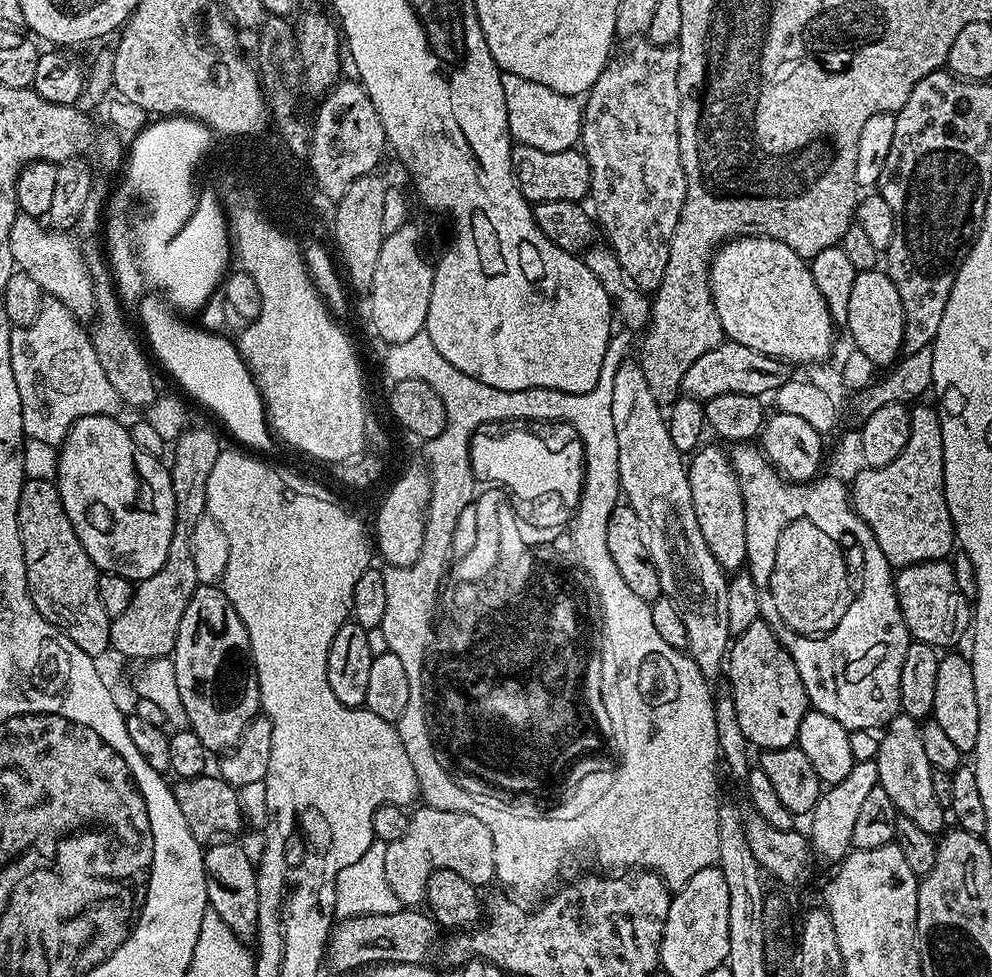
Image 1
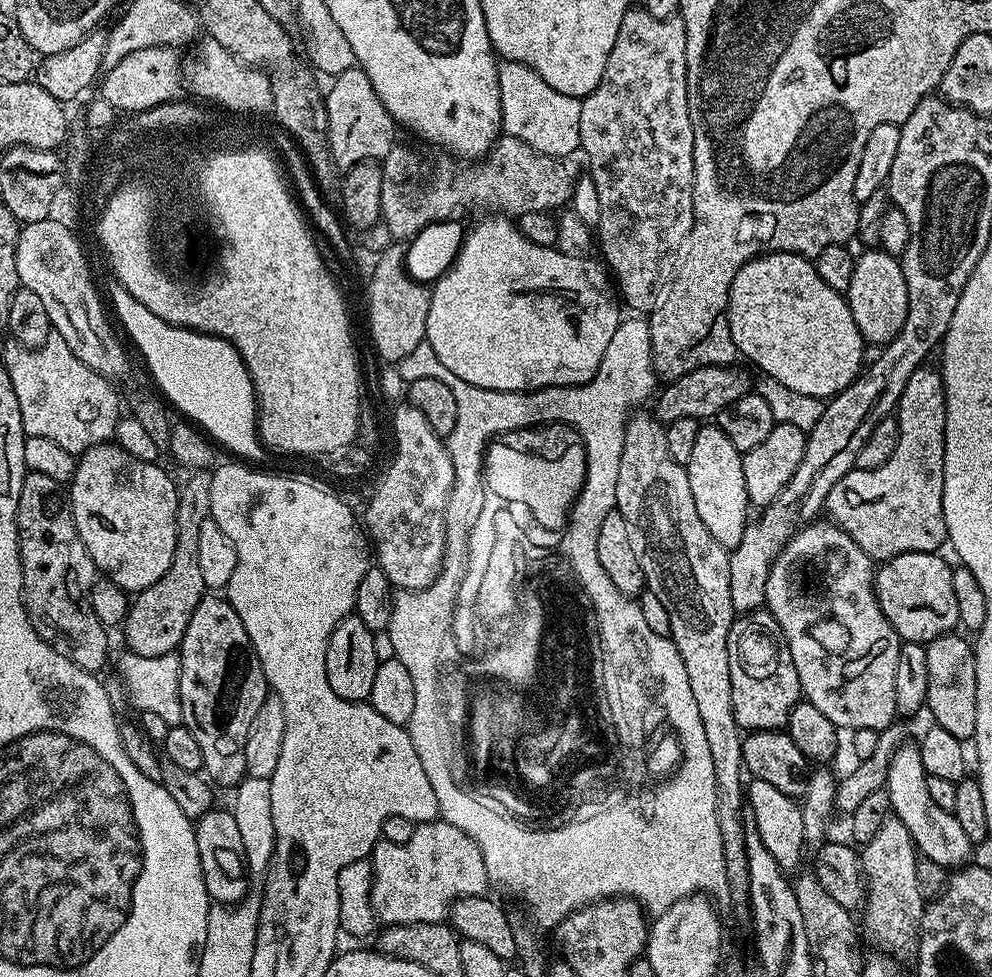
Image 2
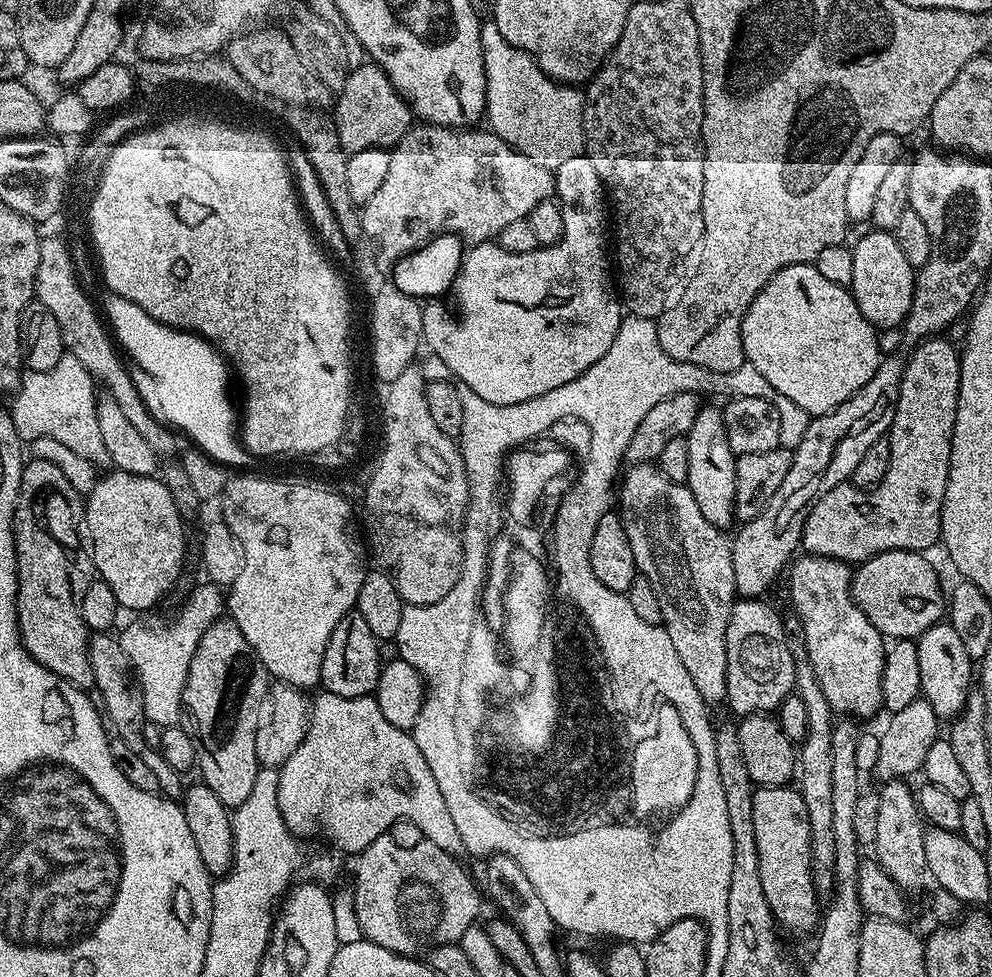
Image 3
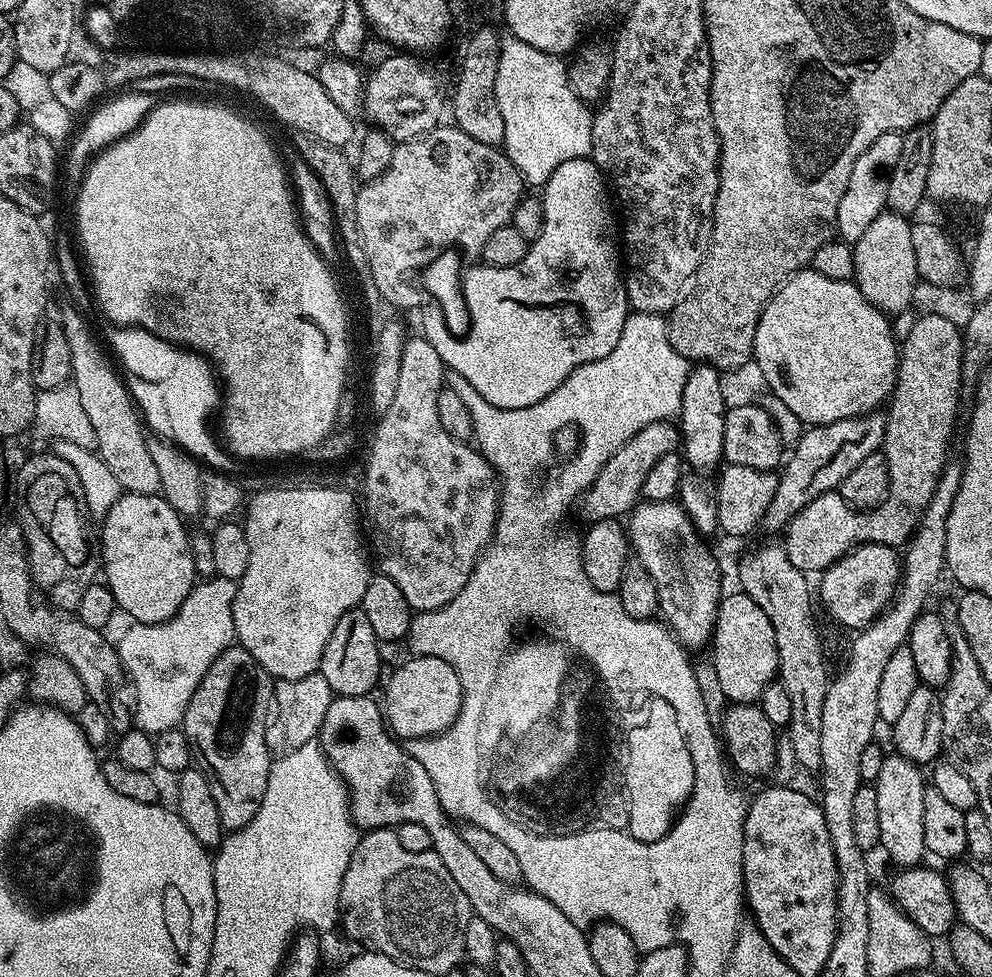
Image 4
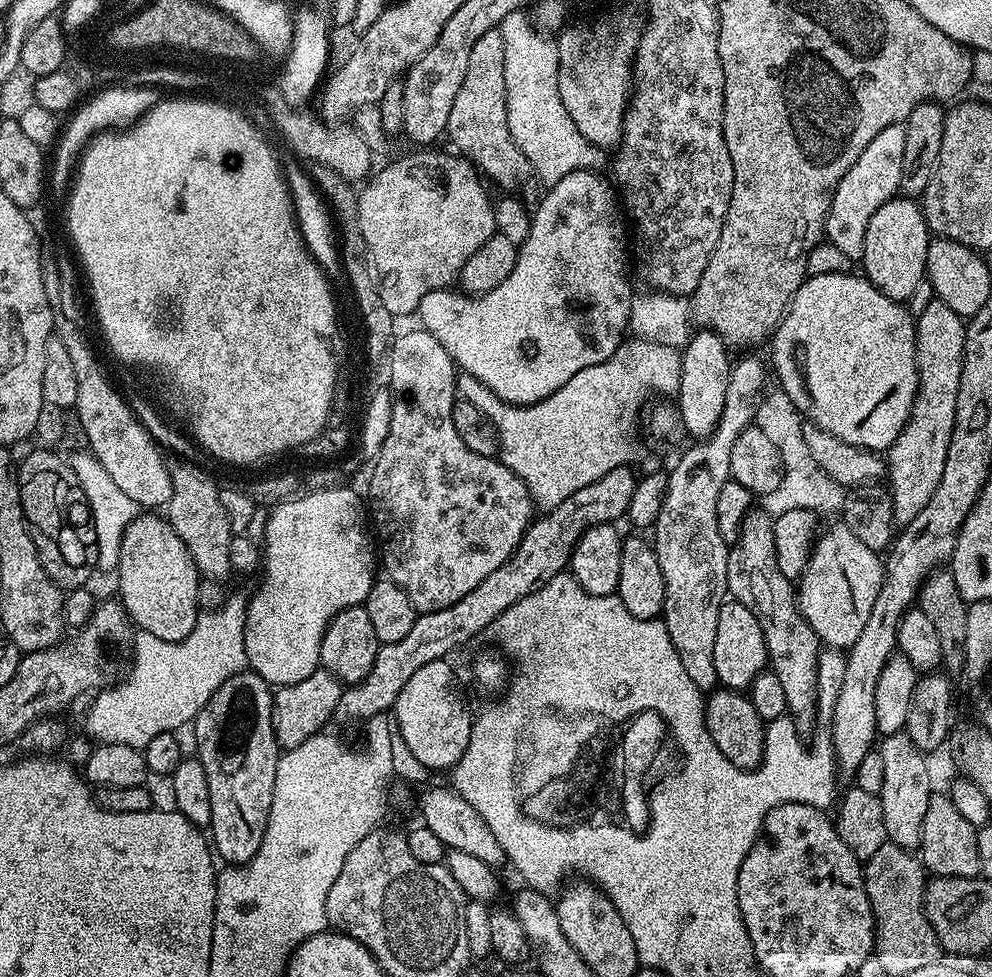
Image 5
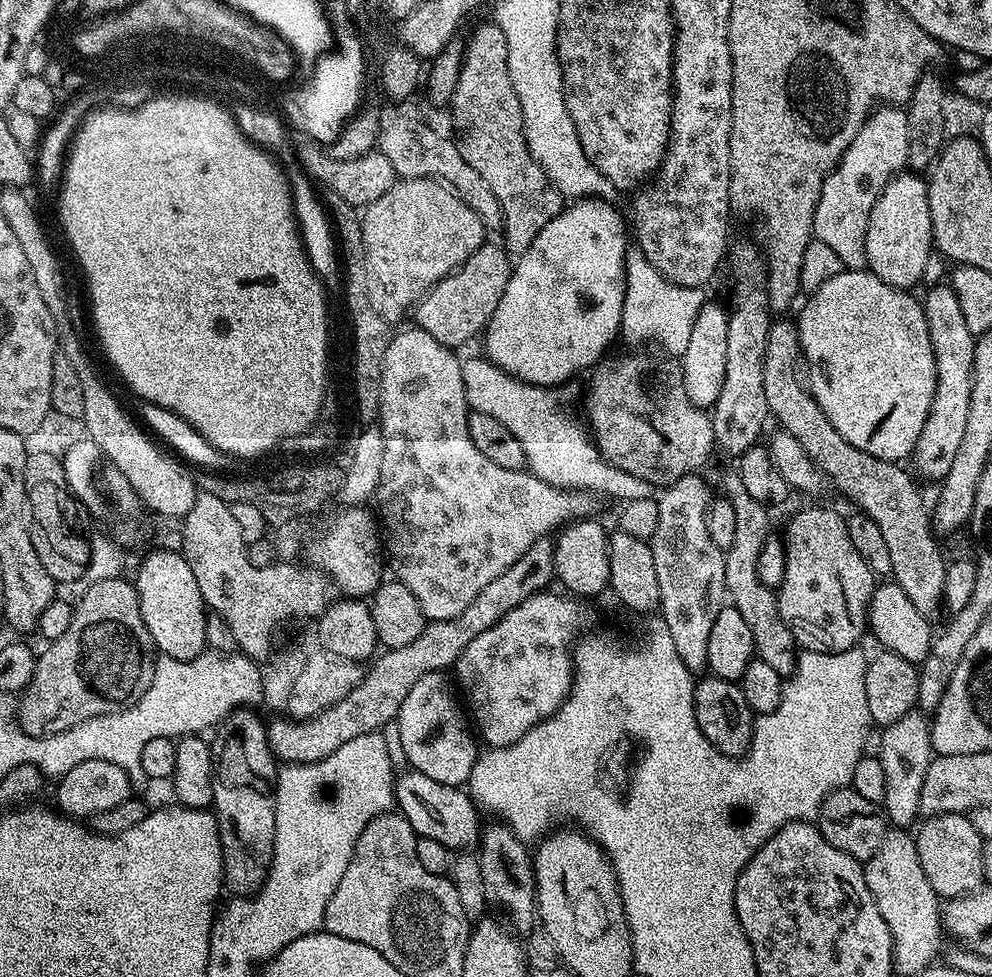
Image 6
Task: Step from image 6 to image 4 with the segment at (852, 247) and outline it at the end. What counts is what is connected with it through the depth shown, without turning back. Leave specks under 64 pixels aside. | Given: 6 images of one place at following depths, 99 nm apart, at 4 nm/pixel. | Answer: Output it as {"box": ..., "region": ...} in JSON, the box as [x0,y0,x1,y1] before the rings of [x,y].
{"box":[836,132,902,246],"region":[[[887,132],[854,162],[854,170],[850,170],[850,182],[846,182],[846,194],[842,194],[842,202],[838,202],[838,222],[836,231],[839,239],[853,246],[866,234],[870,222],[878,218],[880,212],[888,208],[888,179],[893,166],[898,162],[898,154],[902,154],[902,135],[899,132]]]}

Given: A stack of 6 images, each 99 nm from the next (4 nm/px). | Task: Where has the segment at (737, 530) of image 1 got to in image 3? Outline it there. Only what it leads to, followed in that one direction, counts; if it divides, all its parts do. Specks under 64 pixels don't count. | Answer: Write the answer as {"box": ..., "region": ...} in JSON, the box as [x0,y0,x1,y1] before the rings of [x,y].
{"box":[686,407,737,530],"region":[[[701,407],[700,413],[694,418],[694,426],[690,426],[686,434],[686,439],[690,446],[690,470],[686,481],[690,494],[694,494],[694,502],[698,502],[698,510],[702,510],[706,522],[721,530],[728,530],[728,527],[731,529],[736,520],[734,470],[737,456],[730,450],[730,442],[726,438],[723,411],[719,407]]]}

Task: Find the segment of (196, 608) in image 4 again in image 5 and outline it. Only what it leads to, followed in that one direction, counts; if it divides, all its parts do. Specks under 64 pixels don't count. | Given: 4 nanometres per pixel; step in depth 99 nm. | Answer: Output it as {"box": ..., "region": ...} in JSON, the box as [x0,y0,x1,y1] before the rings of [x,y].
{"box":[84,594,248,750],"region":[[[234,594],[229,595],[227,600],[220,608],[212,611],[201,611],[194,622],[194,630],[190,630],[190,634],[186,634],[186,638],[182,638],[178,642],[166,642],[162,638],[154,638],[154,634],[149,632],[137,631],[132,637],[132,650],[130,660],[132,665],[127,665],[126,675],[115,686],[105,688],[95,697],[96,701],[88,708],[88,717],[84,720],[84,728],[93,736],[93,741],[101,744],[121,744],[122,746],[134,746],[143,750],[150,742],[150,738],[154,738],[157,734],[166,734],[167,732],[176,732],[180,730],[183,724],[191,725],[196,719],[196,715],[202,710],[202,706],[206,706],[206,702],[210,702],[210,698],[214,694],[214,690],[218,690],[218,686],[222,686],[222,682],[226,682],[226,678],[230,678],[234,674],[245,671],[248,668],[248,659],[246,658],[246,642],[244,641],[244,609],[245,601],[239,600]]]}

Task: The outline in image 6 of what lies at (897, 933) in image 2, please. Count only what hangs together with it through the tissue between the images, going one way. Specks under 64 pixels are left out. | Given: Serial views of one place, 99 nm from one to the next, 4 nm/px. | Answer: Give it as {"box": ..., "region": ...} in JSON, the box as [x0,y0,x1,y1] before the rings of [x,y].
{"box":[878,710,934,830],"region":[[[913,710],[902,714],[898,722],[887,725],[881,732],[884,733],[880,736],[878,755],[886,774],[886,798],[882,811],[889,825],[908,830],[917,823],[916,816],[921,815],[922,782],[926,782],[926,770],[934,759],[930,720],[924,712]]]}

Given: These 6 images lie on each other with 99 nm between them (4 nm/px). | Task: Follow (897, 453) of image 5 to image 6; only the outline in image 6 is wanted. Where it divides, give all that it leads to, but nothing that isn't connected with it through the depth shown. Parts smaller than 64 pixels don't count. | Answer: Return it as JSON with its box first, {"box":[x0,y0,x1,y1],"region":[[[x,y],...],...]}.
{"box":[910,283,976,482],"region":[[[947,283],[934,285],[922,296],[922,303],[926,326],[930,330],[930,346],[934,350],[936,389],[930,414],[926,418],[926,426],[922,426],[922,434],[918,434],[910,464],[917,477],[925,476],[928,480],[940,482],[950,470],[954,454],[958,454],[958,446],[962,443],[962,433],[966,431],[976,337],[970,334],[970,326],[966,326],[962,306],[958,306],[958,294],[954,294],[954,290]]]}

